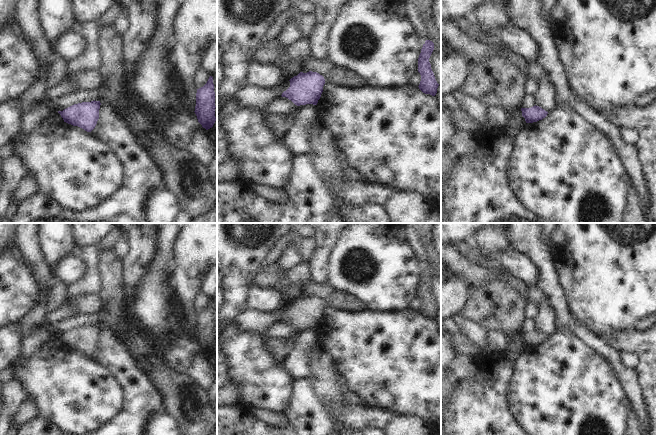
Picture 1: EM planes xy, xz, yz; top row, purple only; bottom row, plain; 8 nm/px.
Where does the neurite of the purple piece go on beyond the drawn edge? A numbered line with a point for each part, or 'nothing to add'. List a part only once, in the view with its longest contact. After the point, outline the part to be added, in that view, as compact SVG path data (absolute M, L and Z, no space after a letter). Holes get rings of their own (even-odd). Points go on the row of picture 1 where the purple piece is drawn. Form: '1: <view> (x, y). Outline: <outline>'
nothing to add

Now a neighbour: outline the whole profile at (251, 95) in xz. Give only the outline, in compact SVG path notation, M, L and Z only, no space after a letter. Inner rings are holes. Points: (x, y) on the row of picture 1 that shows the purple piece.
M282 80L278 85L272 87L246 84L235 93L235 99L246 106L262 109L272 100L282 95L290 87L289 80Z

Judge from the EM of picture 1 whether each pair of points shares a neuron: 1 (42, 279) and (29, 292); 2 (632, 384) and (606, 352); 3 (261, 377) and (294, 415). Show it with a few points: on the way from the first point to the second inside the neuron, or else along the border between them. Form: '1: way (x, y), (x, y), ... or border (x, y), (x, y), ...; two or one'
1: border (27, 262), (39, 286), (39, 299), (34, 306); two
2: way (626, 376), (614, 360); one
3: border (293, 384), (289, 405), (283, 412); two

